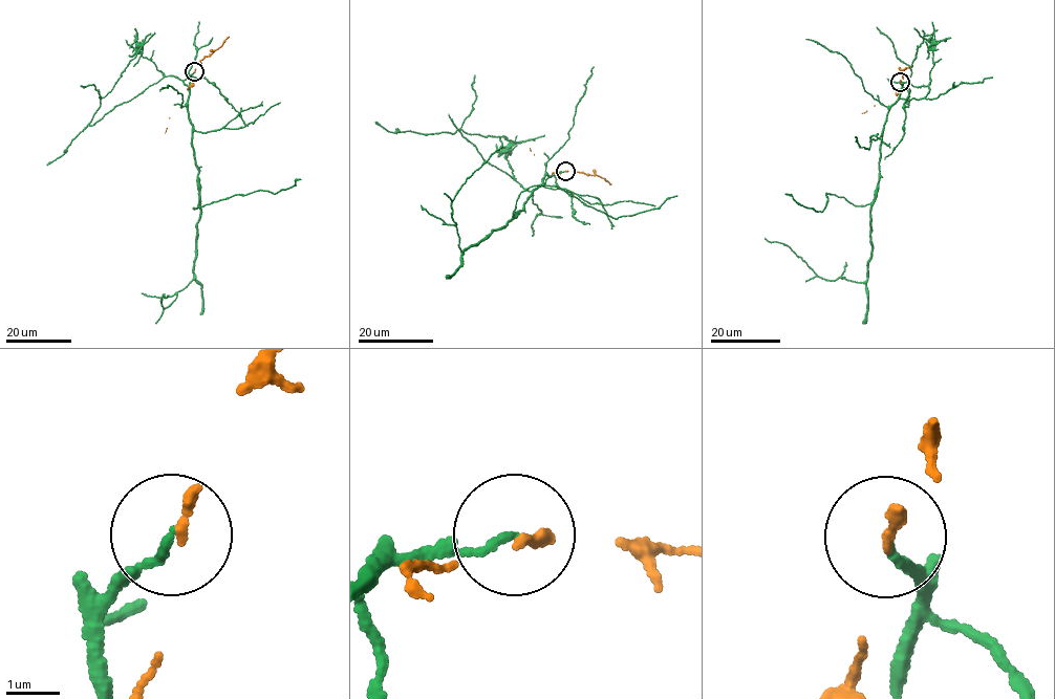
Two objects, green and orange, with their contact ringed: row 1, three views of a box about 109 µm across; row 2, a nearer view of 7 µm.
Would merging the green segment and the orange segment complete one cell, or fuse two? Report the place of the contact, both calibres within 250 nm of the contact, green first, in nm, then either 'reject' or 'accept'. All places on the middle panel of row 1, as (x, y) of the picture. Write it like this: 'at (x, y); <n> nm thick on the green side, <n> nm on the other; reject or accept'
at (565, 171); 140 nm thick on the green side, 190 nm on the other; reject

